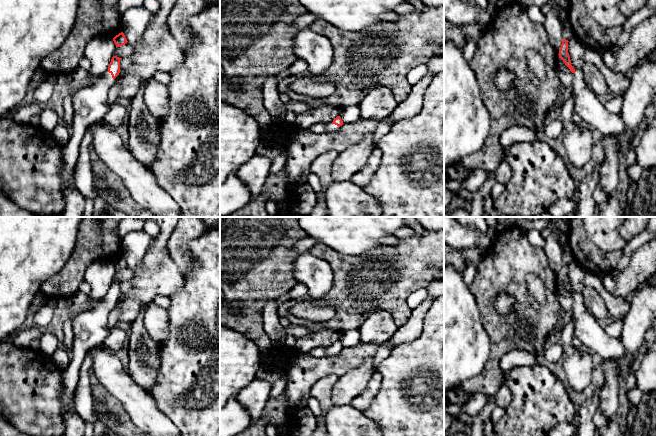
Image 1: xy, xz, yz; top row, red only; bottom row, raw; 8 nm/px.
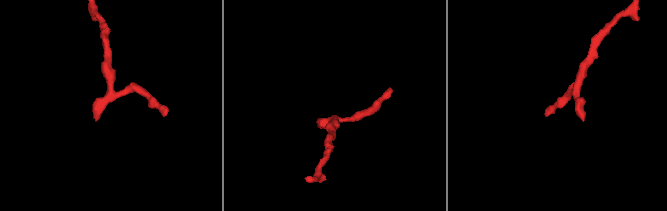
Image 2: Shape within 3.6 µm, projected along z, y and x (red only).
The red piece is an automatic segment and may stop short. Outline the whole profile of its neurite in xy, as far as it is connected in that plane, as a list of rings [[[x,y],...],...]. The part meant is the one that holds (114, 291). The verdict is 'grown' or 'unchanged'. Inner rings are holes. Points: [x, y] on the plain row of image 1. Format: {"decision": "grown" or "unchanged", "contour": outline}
{"decision": "grown", "contour": [[[113,280],[108,295],[103,302],[72,317],[74,339],[70,352],[71,361],[62,373],[65,425],[63,436],[84,436],[85,421],[72,409],[74,391],[79,381],[81,364],[87,352],[92,348],[103,345],[110,334],[109,316],[114,303],[120,297],[121,283]]]}

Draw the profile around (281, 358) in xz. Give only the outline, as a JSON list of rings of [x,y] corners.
[[[271,347],[268,351],[269,357],[266,365],[269,368],[283,370],[285,373],[295,359],[297,350],[283,347]]]

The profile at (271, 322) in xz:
[[[277,299],[267,300],[263,311],[263,329],[273,347],[283,347],[286,341],[285,328],[280,324],[277,313]]]

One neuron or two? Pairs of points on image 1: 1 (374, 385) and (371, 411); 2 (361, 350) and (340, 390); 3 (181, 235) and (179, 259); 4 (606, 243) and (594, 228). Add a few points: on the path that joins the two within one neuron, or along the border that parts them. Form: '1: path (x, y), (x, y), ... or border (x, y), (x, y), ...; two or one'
1: border (381, 379), (380, 389), (373, 400), (362, 411); two
2: border (371, 357), (368, 357), (357, 367), (338, 377); two
3: path (179, 241), (179, 253); one
4: path (605, 239), (598, 232); one

